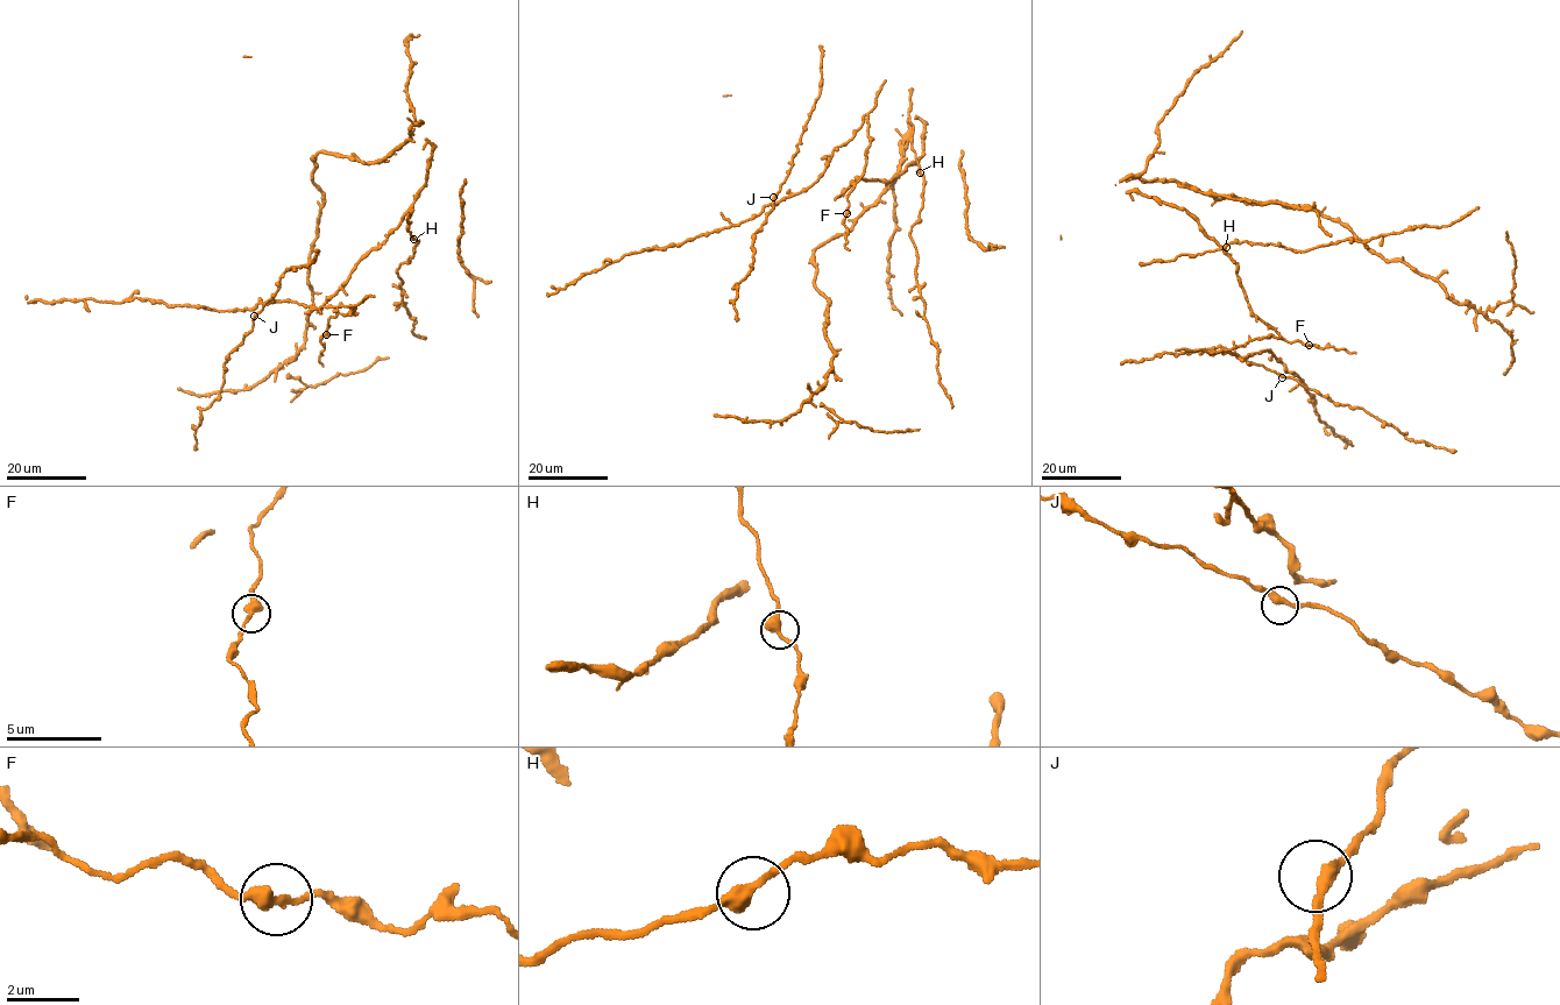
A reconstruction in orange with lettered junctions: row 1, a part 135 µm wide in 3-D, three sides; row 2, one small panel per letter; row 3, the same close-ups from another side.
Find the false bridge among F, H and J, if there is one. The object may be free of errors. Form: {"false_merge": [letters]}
{"false_merge": []}

